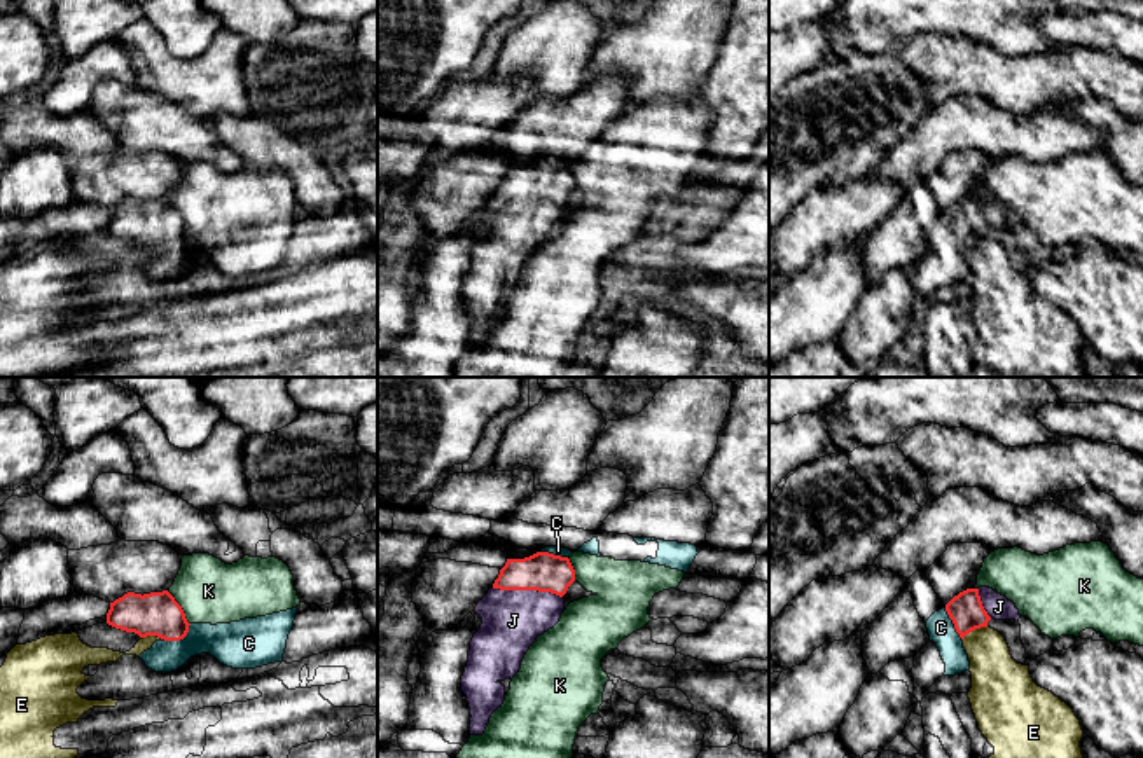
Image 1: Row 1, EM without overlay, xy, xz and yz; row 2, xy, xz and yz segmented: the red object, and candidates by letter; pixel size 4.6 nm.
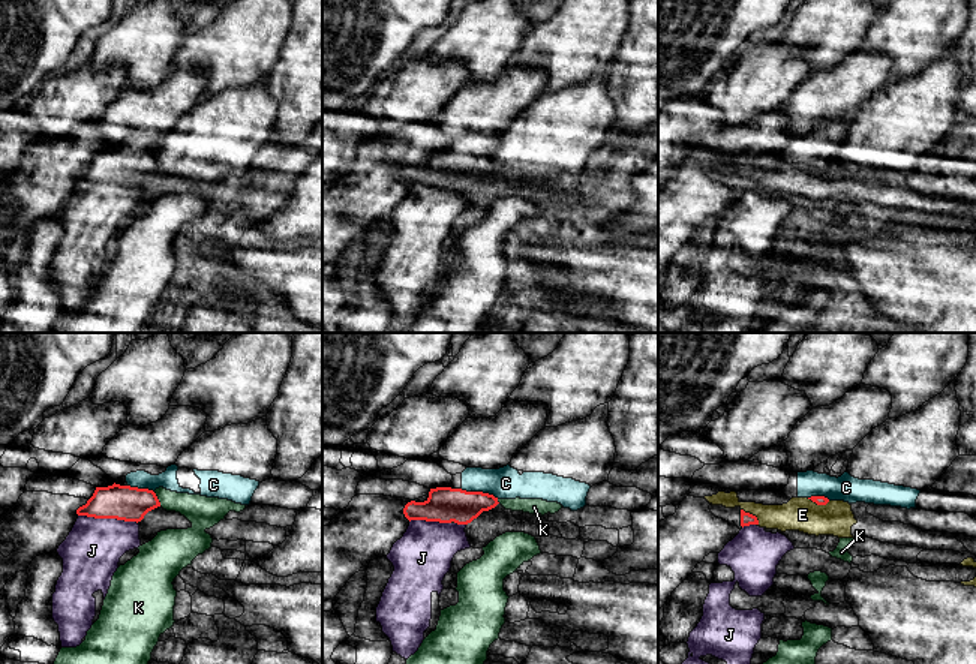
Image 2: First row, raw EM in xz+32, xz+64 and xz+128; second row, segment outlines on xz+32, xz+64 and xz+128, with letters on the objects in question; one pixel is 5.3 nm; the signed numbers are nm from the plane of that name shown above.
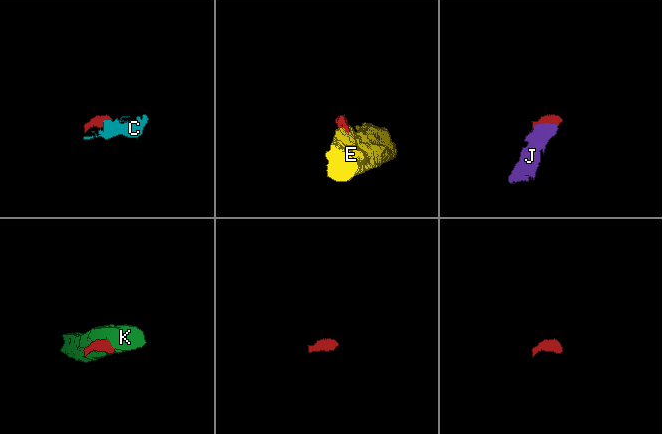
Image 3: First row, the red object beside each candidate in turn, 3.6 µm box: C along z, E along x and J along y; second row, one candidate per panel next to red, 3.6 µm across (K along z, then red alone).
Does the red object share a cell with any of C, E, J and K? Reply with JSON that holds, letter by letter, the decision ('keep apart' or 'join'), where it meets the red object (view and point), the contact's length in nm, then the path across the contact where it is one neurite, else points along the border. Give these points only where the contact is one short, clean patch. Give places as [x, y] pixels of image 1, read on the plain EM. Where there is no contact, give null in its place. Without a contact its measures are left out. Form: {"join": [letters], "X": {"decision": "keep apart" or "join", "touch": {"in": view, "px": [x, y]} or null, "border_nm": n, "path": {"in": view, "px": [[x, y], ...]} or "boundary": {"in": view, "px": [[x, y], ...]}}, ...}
{"join": ["C", "J"], "C": {"decision": "join", "touch": {"in": "xy", "px": [179, 248]}, "border_nm": 150, "path": {"in": "xy", "px": [[158, 222], [179, 248], [219, 248], [233, 254]]}}, "E": {"decision": "keep apart", "touch": {"in": "yz", "px": [974, 238]}, "border_nm": 140, "boundary": {"in": "yz", "px": [[986, 234], [972, 238], [962, 248]]}}, "J": {"decision": "join", "touch": {"in": "xz", "px": [526, 198]}, "border_nm": 340, "path": {"in": "xz", "px": [[542, 180], [526, 198], [526, 208], [512, 229]]}}, "K": {"decision": "keep apart", "touch": {"in": "xy", "px": [180, 217]}, "border_nm": 190, "boundary": {"in": "xy", "px": [[166, 199], [180, 215], [189, 233]]}}}

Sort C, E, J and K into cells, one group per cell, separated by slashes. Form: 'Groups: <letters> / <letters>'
Groups: C J / E / K

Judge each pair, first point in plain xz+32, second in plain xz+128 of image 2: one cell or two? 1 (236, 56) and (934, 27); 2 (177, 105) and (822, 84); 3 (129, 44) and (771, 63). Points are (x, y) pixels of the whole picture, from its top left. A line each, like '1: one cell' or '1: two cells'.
1: one cell
2: one cell
3: two cells

